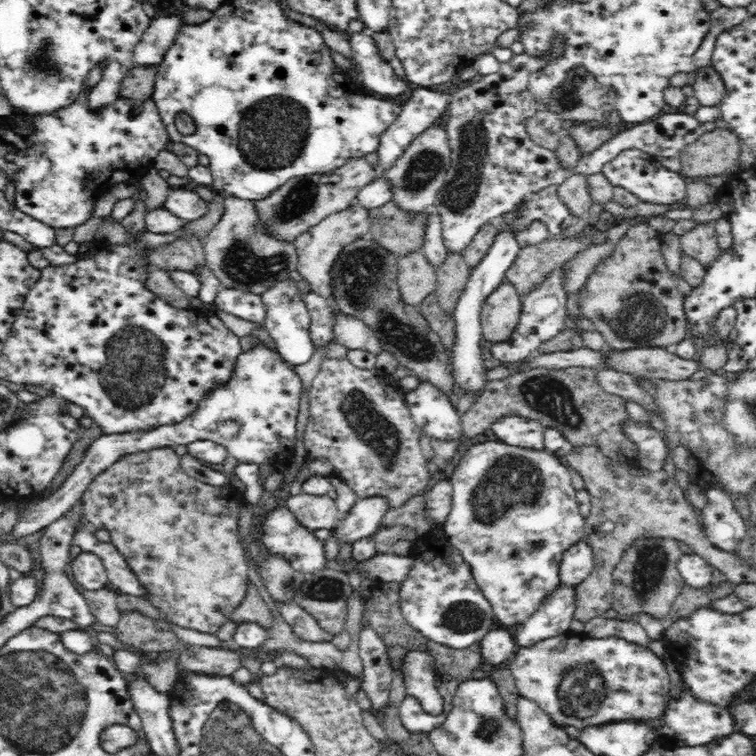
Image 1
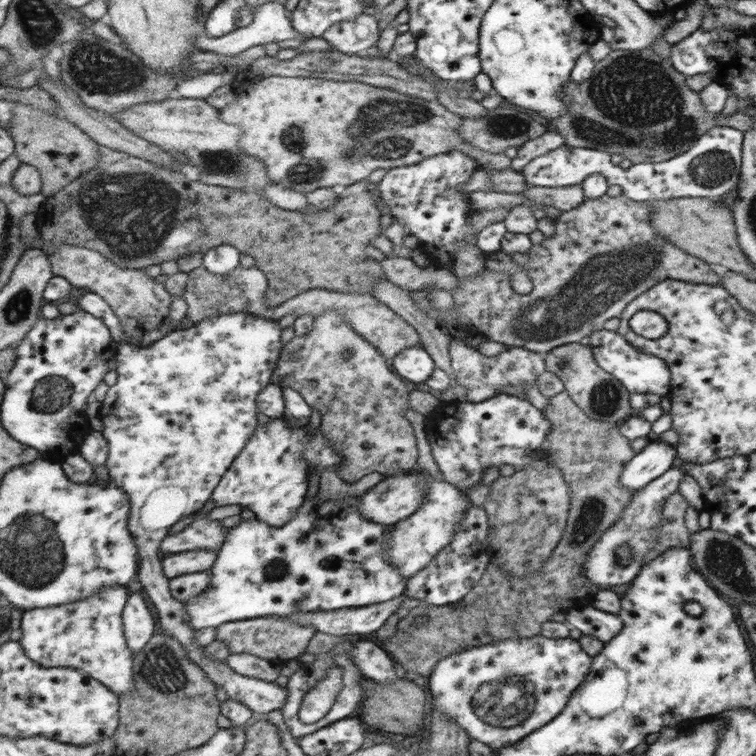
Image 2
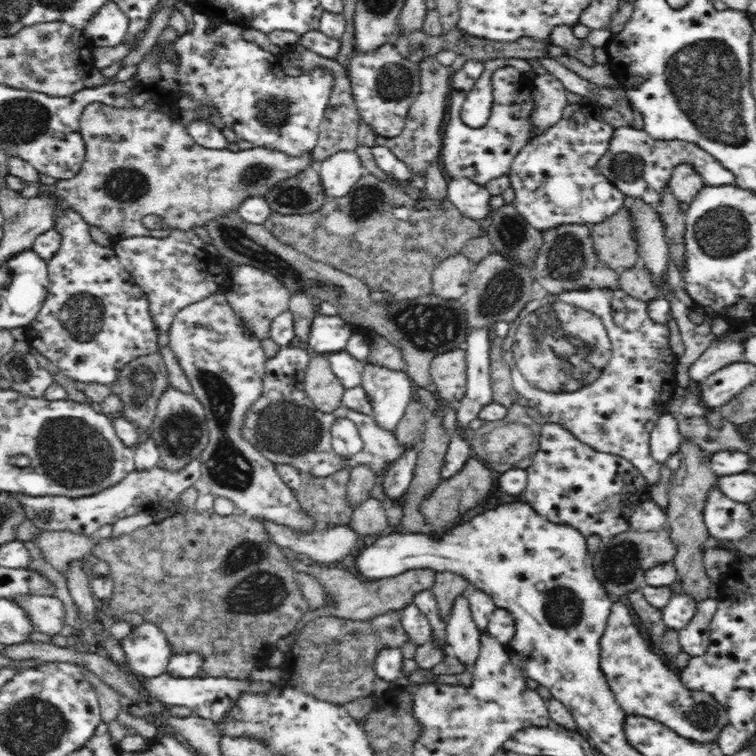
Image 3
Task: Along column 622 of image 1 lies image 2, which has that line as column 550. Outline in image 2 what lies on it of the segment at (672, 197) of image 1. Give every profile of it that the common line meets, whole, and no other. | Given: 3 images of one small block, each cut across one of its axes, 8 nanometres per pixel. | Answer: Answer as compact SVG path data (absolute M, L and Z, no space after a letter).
M714 127L706 132L692 148L664 162L634 164L622 169L610 161L610 154L590 148L566 144L541 154L521 170L527 184L543 188L561 188L581 184L588 176L603 174L609 186L619 186L624 197L632 201L687 199L688 197L720 198L732 191L739 182L742 140L744 132L728 127Z

